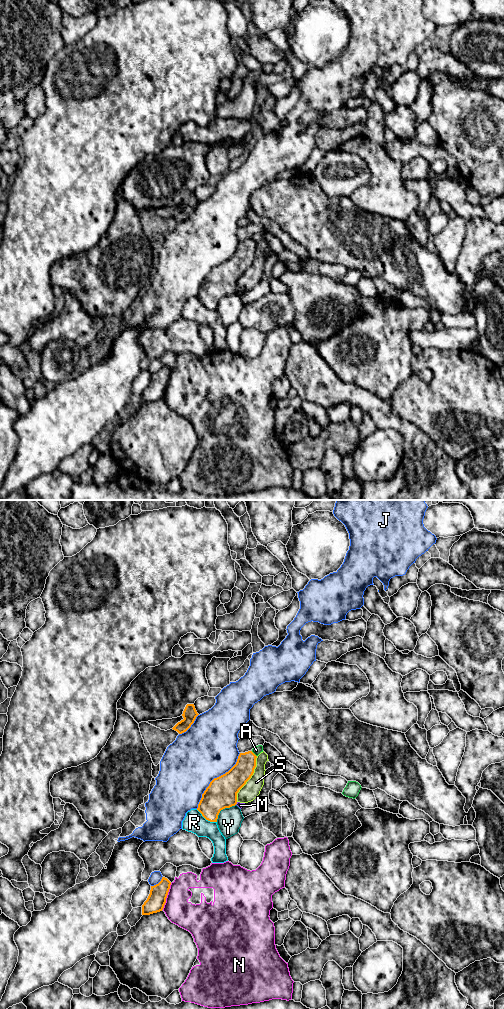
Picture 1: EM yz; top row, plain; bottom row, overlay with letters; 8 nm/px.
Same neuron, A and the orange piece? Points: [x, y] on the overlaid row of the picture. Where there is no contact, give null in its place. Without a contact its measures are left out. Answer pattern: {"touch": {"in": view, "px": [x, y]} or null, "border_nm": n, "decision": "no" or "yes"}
{"touch": {"in": "yz", "px": [254, 754]}, "border_nm": 60, "decision": "no"}

